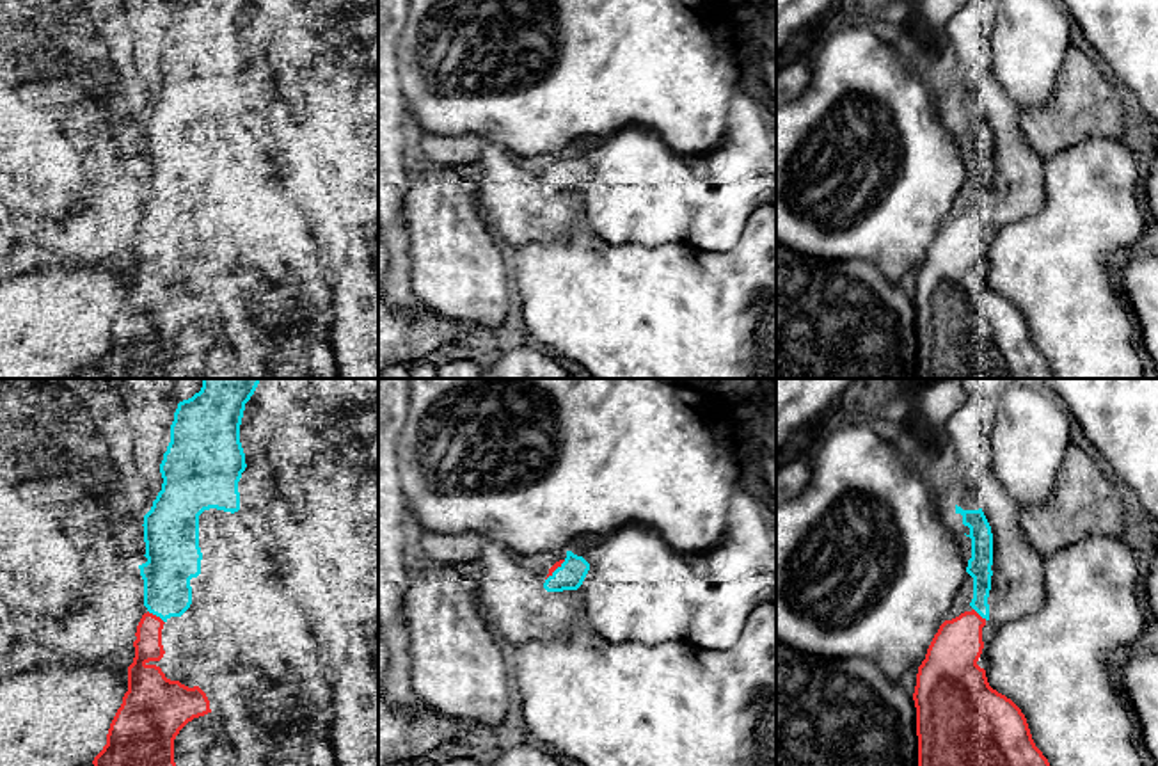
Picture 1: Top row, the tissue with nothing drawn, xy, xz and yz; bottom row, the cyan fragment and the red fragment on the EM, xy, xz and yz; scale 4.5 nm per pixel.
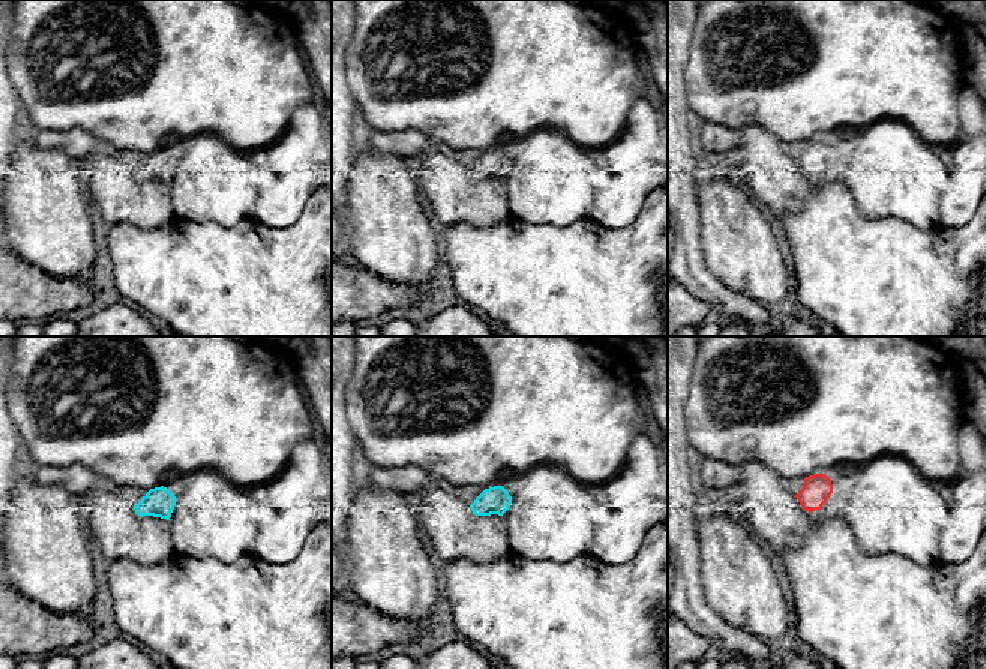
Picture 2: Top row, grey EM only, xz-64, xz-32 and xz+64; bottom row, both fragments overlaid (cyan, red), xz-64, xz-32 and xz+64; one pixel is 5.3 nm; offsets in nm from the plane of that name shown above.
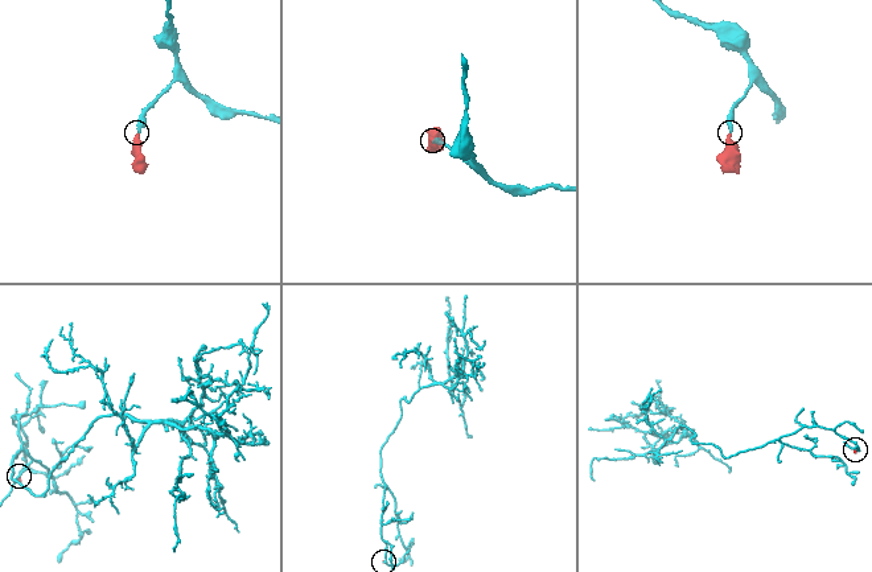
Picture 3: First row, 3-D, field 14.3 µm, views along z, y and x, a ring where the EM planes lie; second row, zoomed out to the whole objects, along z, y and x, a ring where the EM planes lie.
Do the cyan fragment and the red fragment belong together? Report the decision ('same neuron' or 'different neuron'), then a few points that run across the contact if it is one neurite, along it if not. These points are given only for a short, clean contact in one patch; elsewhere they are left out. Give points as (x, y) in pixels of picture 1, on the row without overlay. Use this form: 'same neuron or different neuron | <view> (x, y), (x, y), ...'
same neuron

